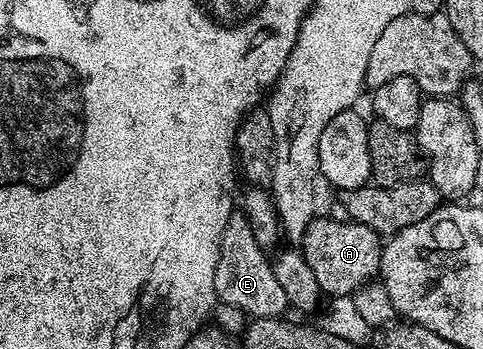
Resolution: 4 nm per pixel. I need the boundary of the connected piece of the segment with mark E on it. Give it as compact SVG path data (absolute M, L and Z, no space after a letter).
M244 213L230 214L219 244L219 264L215 264L215 292L220 305L239 309L253 318L276 318L290 309L279 280L275 280L270 257L265 254L266 247L255 240L255 232Z

